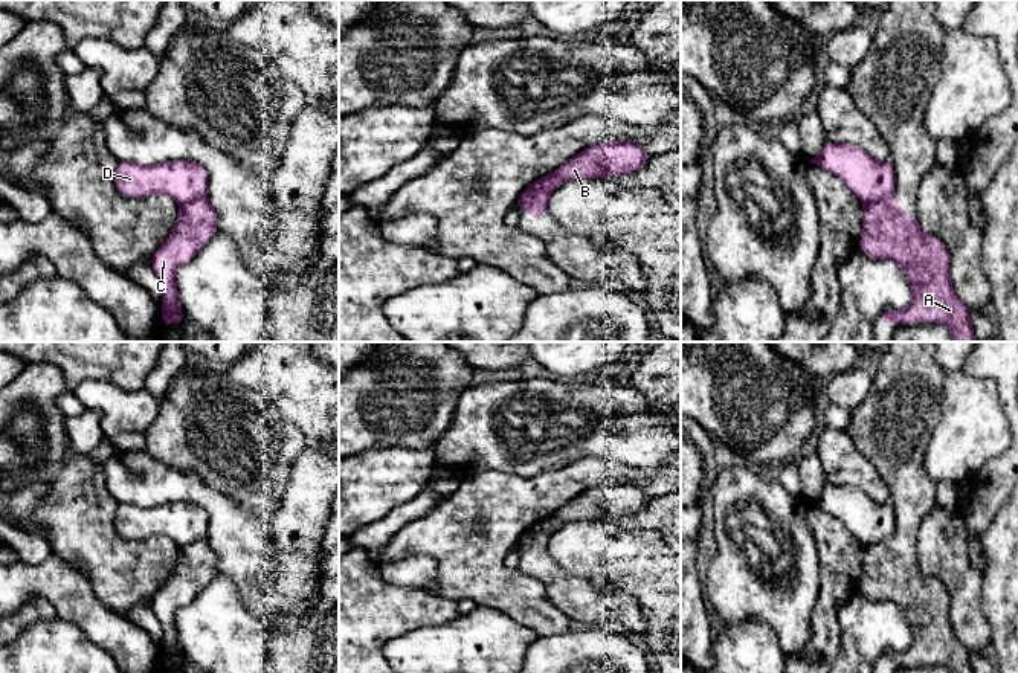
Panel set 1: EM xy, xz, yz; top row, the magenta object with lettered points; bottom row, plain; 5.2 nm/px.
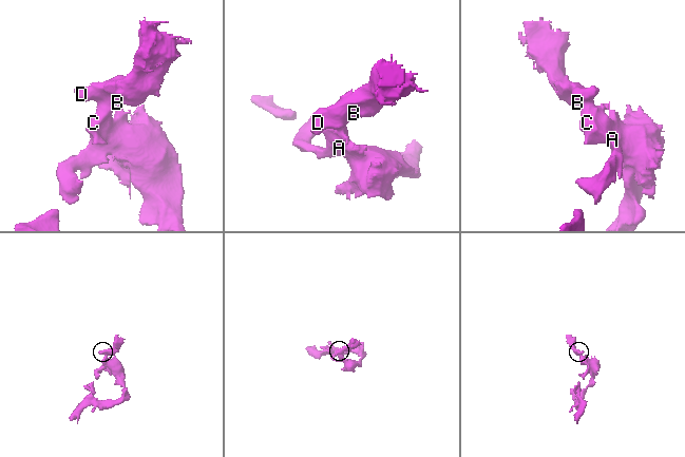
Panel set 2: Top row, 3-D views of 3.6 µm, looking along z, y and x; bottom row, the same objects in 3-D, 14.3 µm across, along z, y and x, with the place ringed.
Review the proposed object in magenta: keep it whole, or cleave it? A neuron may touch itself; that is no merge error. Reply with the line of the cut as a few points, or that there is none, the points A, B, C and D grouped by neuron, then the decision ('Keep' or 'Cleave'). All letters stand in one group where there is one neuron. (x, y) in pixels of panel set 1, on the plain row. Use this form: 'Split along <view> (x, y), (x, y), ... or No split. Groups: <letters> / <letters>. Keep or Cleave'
Split along xz (554, 528), (536, 533), (521, 548). Groups: A C / B D. Cleave

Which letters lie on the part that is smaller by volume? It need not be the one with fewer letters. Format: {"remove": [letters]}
{"remove": ["B", "D"]}

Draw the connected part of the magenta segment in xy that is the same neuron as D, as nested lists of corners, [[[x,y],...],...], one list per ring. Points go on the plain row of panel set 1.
[[[183,501],[156,507],[118,502],[114,528],[130,540],[166,536],[185,546],[208,540],[208,513],[200,505]]]

